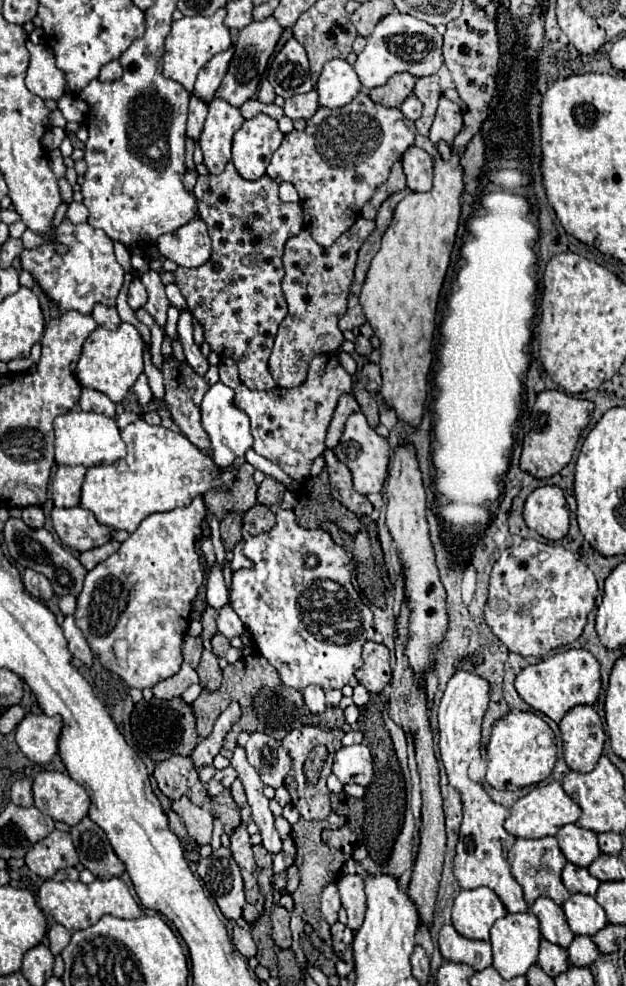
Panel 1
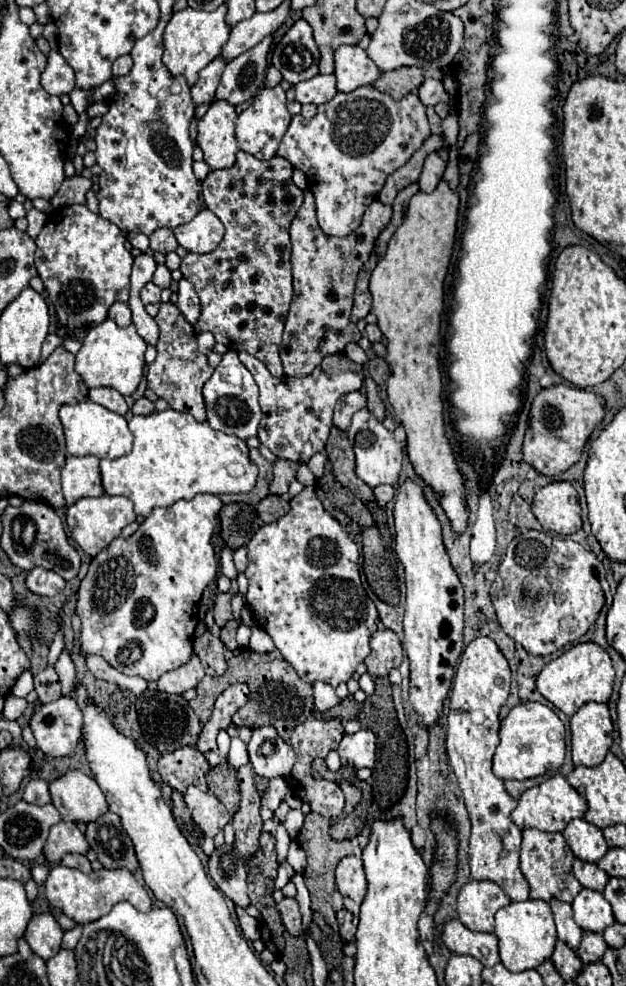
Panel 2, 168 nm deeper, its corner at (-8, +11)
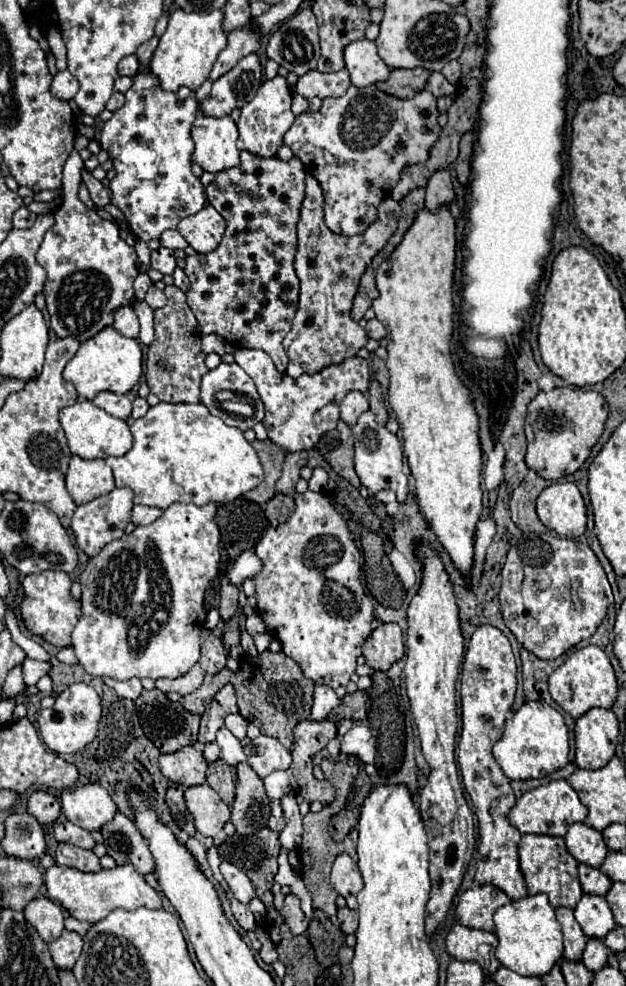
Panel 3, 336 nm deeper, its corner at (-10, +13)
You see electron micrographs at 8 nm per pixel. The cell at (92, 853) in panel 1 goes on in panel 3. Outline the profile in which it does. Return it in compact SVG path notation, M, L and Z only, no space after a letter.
M118 811L116 817L102 827L102 837L104 845L108 847L108 855L114 857L118 865L132 863L140 875L154 871L154 859L148 849L148 841L124 813Z

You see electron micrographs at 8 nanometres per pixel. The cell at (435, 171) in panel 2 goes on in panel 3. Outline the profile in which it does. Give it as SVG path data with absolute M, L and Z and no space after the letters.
M436 171L426 187L426 209L436 213L442 205L450 205L454 201L454 187L448 171Z

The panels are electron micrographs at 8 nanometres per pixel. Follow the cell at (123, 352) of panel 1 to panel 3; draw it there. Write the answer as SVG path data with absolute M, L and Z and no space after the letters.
M114 327L102 329L96 337L84 341L76 355L64 369L64 379L70 381L82 399L92 401L100 391L112 391L116 395L128 393L142 375L142 351L136 339L120 335Z

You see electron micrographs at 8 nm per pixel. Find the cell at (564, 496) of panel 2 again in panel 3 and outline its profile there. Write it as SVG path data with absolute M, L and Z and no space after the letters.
M574 483L548 485L536 501L536 511L540 521L560 537L576 539L586 533L586 505Z

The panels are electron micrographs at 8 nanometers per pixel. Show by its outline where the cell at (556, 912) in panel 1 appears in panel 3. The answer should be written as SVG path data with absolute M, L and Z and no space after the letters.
M560 907L560 909L556 909L556 915L558 915L558 921L560 921L562 931L564 931L564 957L568 961L580 961L584 947L586 947L586 941L588 941L586 935L582 933L578 921L574 919L572 909Z

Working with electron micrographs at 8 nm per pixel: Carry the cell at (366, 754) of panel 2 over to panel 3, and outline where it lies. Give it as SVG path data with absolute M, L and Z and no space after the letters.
M356 725L342 737L342 753L356 755L364 763L374 763L376 755L376 741L368 727Z

